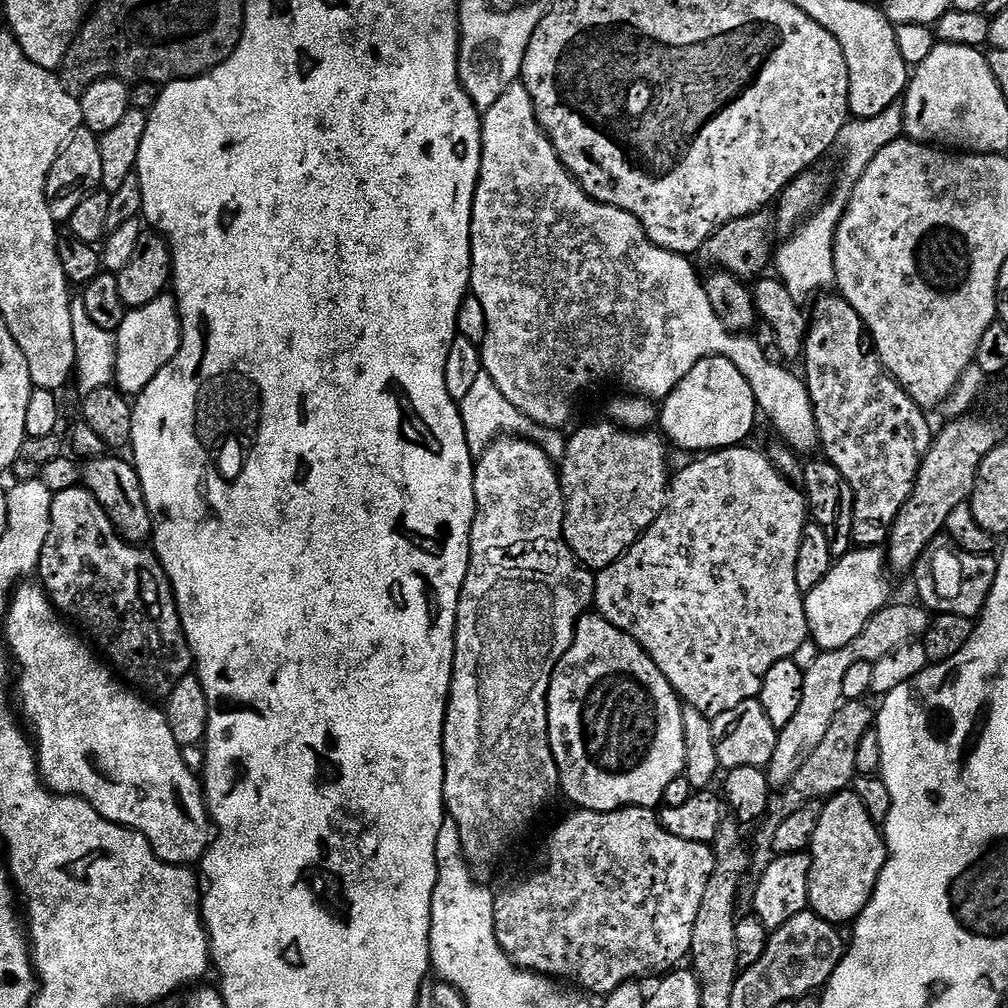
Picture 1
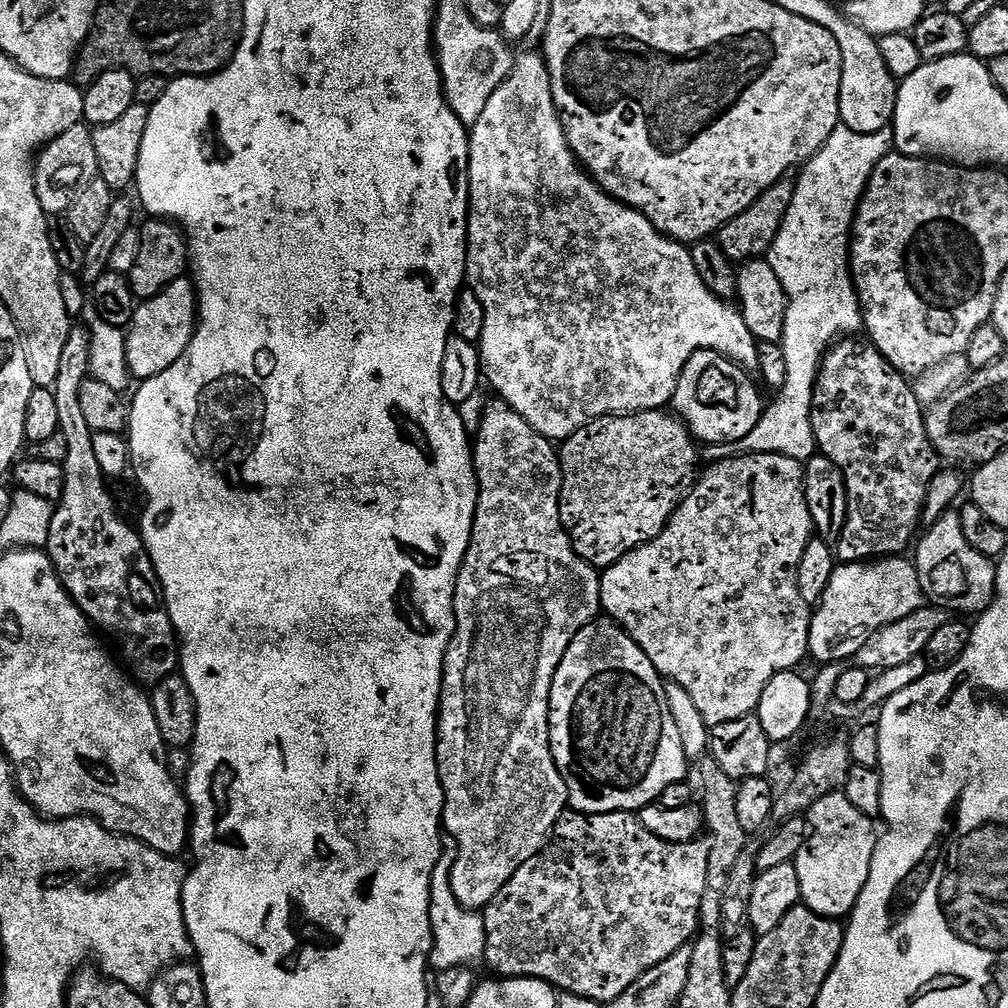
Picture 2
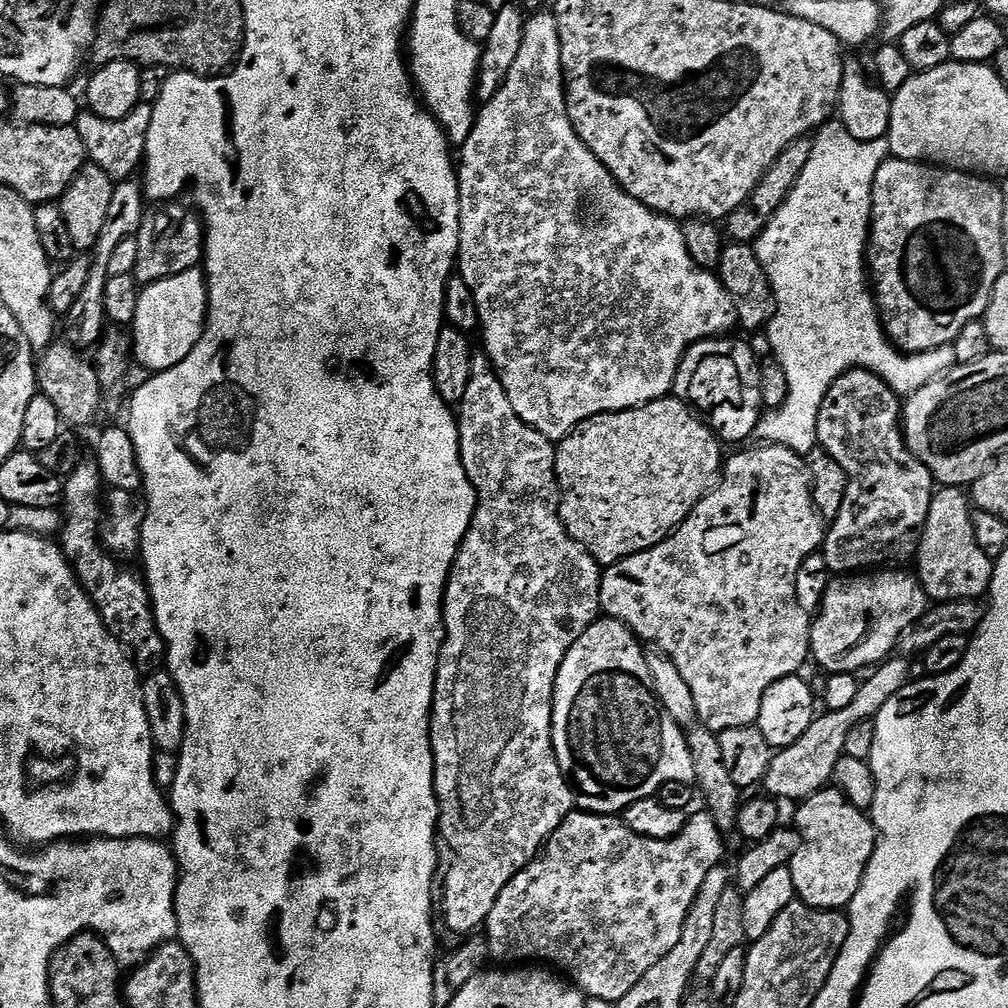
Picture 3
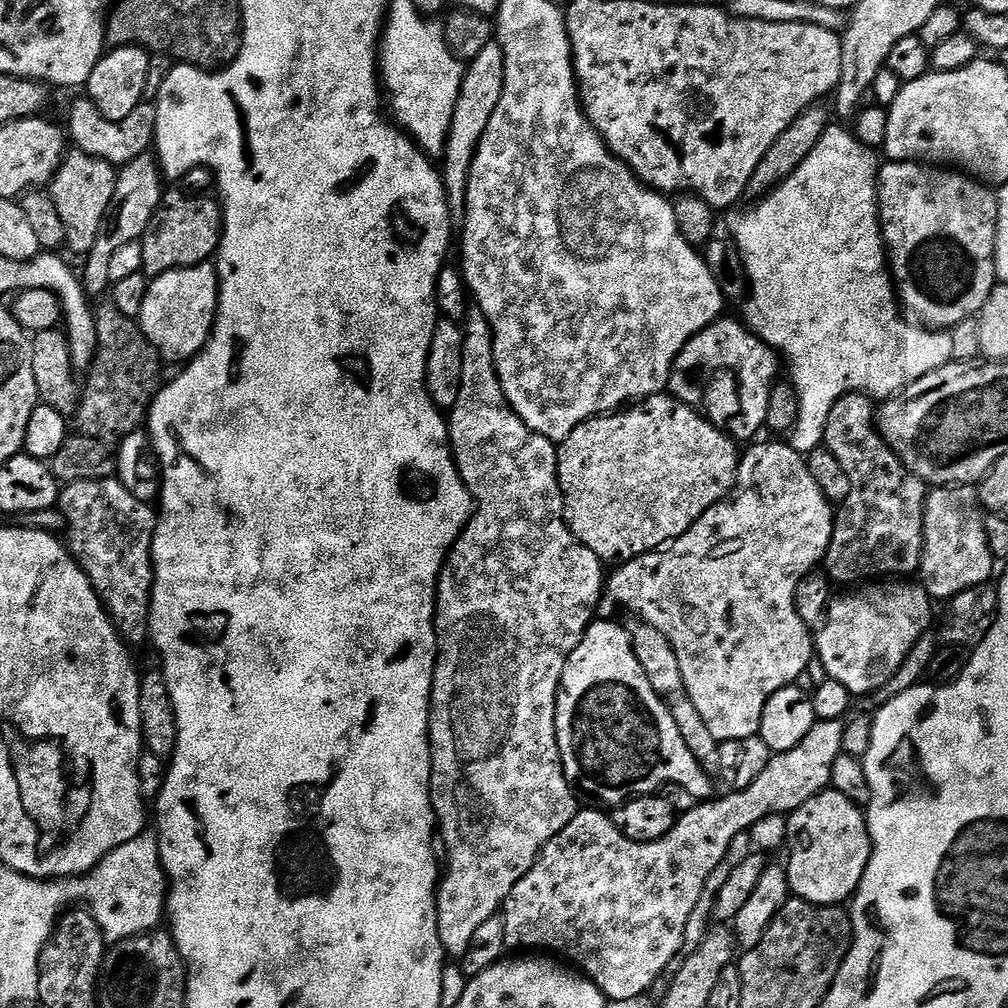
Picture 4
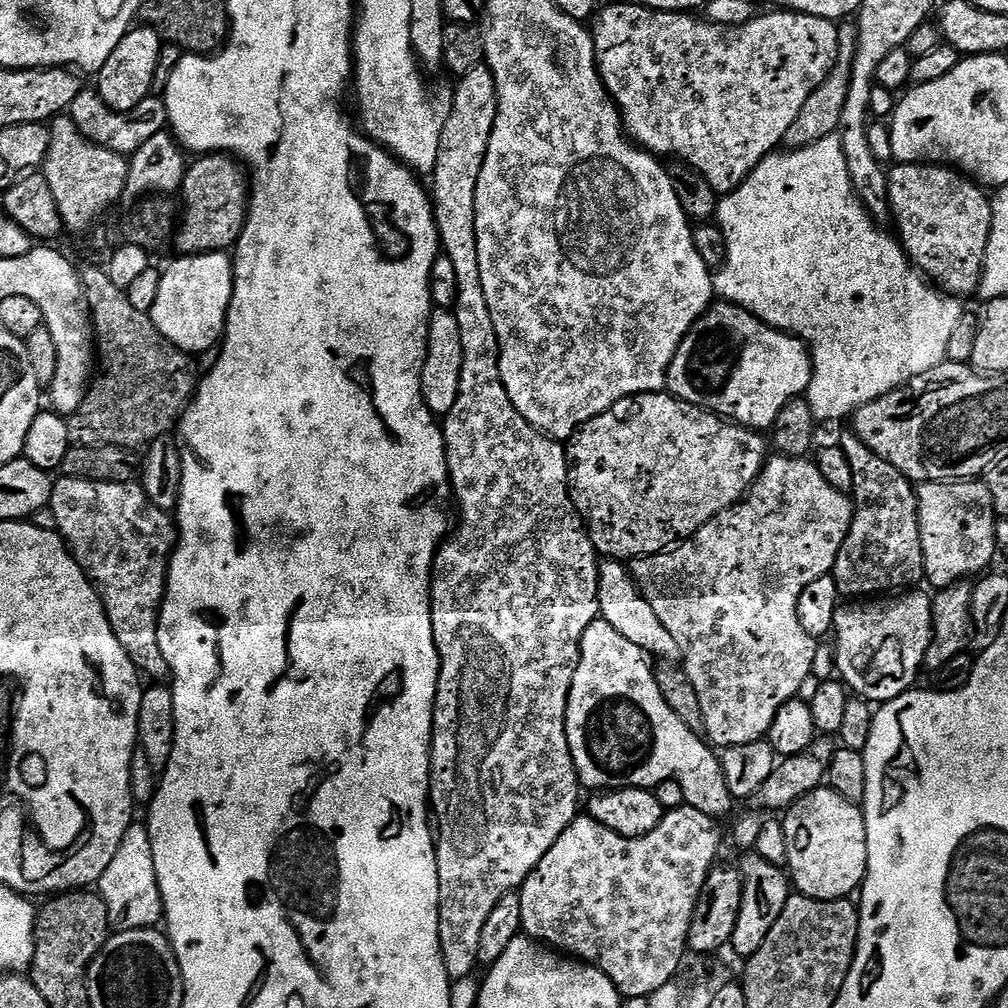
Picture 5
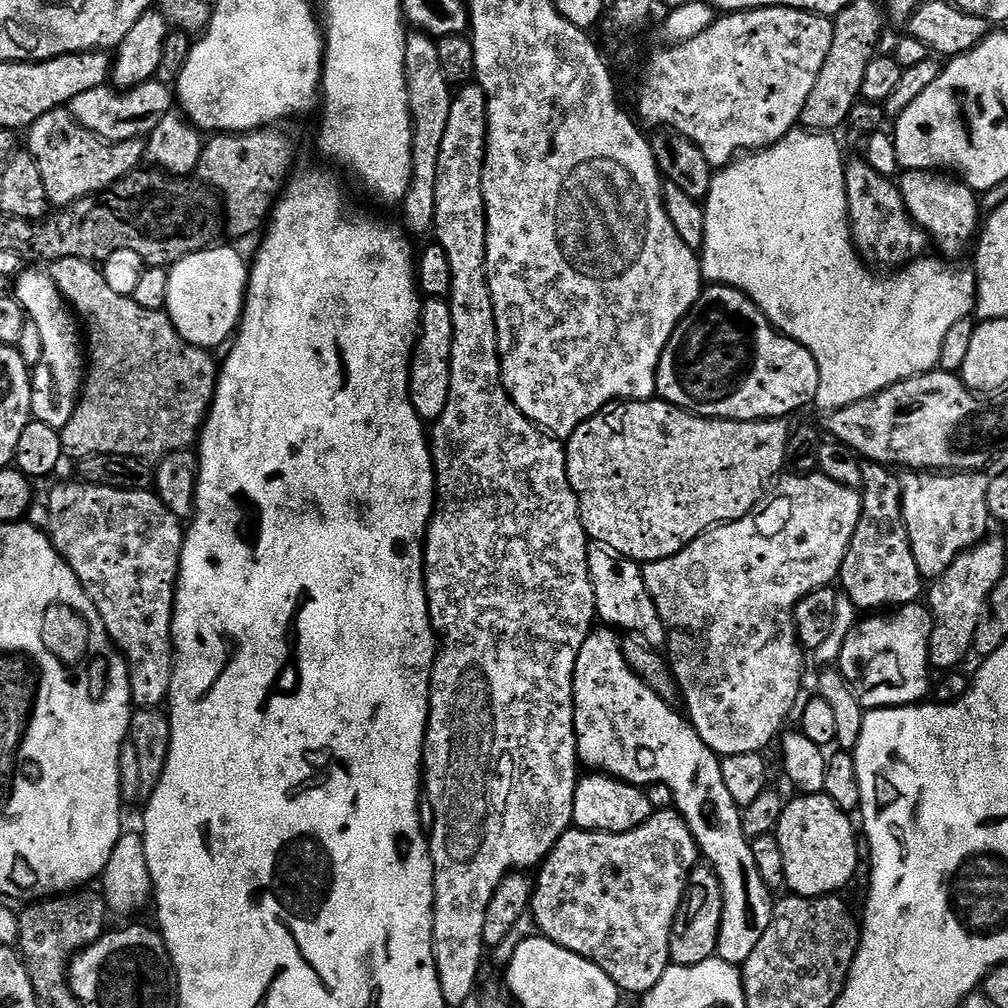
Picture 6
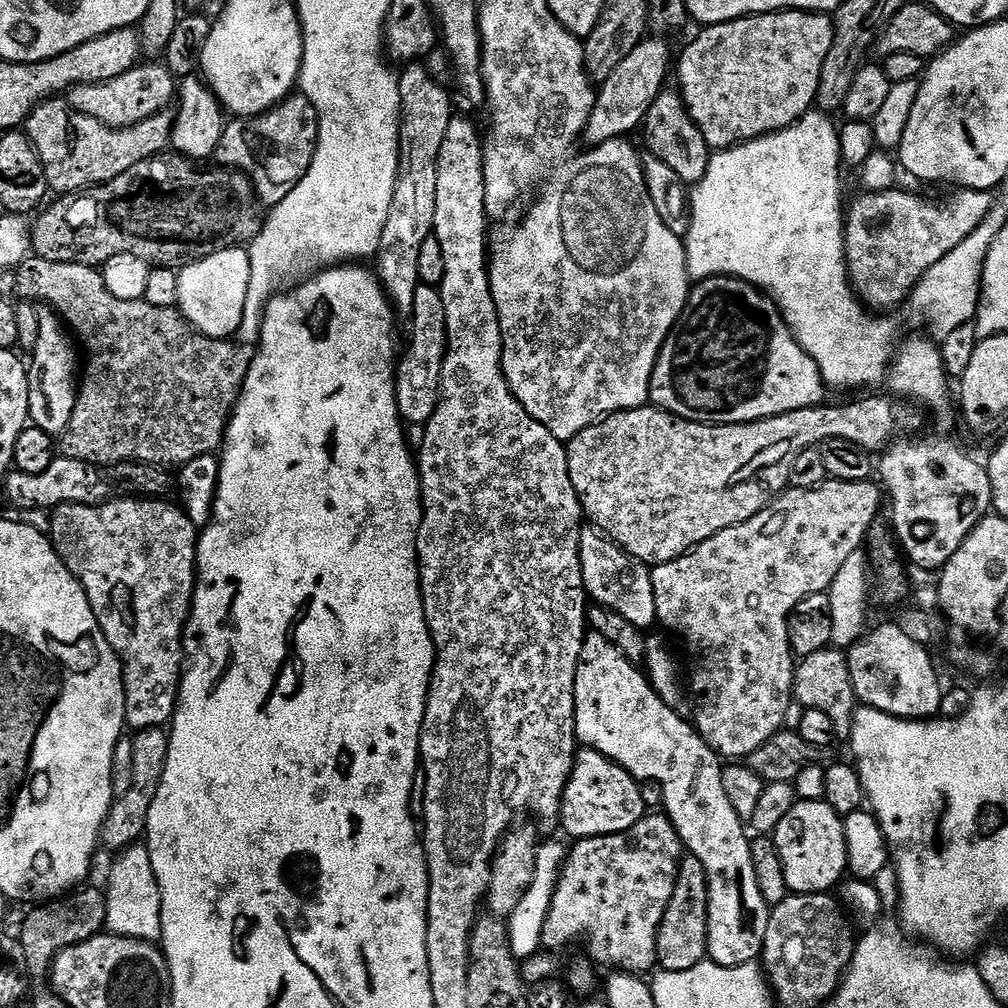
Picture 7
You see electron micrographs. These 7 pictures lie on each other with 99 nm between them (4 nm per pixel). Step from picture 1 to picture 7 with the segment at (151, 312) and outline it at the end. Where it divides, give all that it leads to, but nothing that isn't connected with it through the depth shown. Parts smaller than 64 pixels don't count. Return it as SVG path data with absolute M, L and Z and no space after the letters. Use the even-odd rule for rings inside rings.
M247 247L227 248L210 258L195 260L179 269L178 310L203 336L227 340L240 330L242 310L246 310L246 290L250 290L250 258Z

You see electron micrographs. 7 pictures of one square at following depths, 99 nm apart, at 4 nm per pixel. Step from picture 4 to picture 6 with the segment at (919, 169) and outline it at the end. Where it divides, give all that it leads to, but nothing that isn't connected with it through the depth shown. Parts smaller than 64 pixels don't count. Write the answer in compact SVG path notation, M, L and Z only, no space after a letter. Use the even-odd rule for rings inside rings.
M913 168L899 177L898 187L906 202L906 210L912 215L912 221L928 233L935 247L936 244L940 247L941 257L956 258L952 256L962 255L967 248L969 251L982 227L982 204L977 193L963 179L940 170Z

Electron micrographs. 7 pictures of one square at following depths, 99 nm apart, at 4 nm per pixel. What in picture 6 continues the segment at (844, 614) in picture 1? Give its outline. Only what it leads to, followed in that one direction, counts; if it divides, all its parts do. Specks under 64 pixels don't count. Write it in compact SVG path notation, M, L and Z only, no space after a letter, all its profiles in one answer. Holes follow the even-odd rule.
M917 602L914 604L905 604L899 610L892 610L887 613L888 616L885 620L864 620L860 624L860 628L853 627L850 635L844 640L844 651L842 653L842 671L844 677L848 679L848 683L852 685L853 690L856 692L857 698L860 699L861 704L864 705L865 709L871 710L874 708L901 708L904 704L915 704L923 701L924 696L929 695L930 684L928 688L928 643L930 642L930 634L932 633L932 622L931 619L926 618L926 608L923 603Z

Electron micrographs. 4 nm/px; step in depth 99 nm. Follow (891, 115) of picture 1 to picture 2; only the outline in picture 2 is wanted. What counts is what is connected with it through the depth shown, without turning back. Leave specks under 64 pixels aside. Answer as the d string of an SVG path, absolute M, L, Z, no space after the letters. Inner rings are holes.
M840 123L834 134L830 134L828 141L803 165L799 173L800 180L795 181L794 202L790 202L790 210L786 210L786 218L778 230L778 238L774 238L774 246L766 257L770 266L774 266L774 274L778 274L788 299L784 336L779 343L786 354L786 386L778 389L777 396L780 397L769 408L767 405L766 410L761 411L758 426L754 426L754 430L750 430L746 438L729 444L711 445L710 452L716 455L717 461L731 460L734 456L778 454L806 462L811 456L817 455L816 435L812 429L812 390L816 386L816 375L819 374L820 366L833 344L841 338L855 337L859 333L856 331L864 328L864 312L860 308L860 299L850 267L852 223L856 221L860 199L864 196L878 162L889 156L893 148L891 127L878 130L874 134L858 134Z

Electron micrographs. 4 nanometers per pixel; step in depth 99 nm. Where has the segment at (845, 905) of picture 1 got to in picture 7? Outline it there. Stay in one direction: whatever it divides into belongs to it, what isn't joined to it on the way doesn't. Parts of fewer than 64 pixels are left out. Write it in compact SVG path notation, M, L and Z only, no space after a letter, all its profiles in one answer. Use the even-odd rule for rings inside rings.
M800 800L778 822L774 833L776 849L784 863L789 893L831 893L845 879L848 872L844 821L823 800Z

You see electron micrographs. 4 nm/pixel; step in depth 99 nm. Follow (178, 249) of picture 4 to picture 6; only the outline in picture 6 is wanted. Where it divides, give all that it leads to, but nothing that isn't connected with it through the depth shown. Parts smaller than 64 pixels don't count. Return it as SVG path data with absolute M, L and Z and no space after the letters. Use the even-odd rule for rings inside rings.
M269 126L257 128L255 132L213 135L205 143L202 154L198 158L195 175L218 193L222 201L223 227L227 235L229 232L236 240L242 239L243 236L252 236L256 231L259 233L267 225L272 209L275 208L277 200L280 199L293 175L292 159L296 156L296 148L292 145L291 138L282 129L283 127L280 126Z

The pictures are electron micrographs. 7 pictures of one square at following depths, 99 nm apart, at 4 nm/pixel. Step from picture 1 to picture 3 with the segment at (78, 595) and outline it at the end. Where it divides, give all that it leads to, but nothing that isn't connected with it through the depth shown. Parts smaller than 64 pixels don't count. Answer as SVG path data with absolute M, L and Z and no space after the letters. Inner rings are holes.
M135 179L122 180L116 184L114 198L110 198L110 210L106 214L106 223L102 225L102 238L98 238L94 255L91 257L90 279L86 282L85 288L82 289L82 294L78 294L74 306L70 306L70 310L66 313L66 320L68 320L66 340L77 350L95 349L106 331L104 299L106 298L110 258L114 258L114 250L118 250L118 246L122 246L122 242L133 239L142 226L146 215L144 204L146 205L146 193ZM82 462L75 468L62 484L62 504L68 507L68 516L63 521L62 527L58 533L58 543L64 550L64 557L72 565L76 579L84 588L85 592L96 605L104 625L108 631L124 645L125 649L134 657L135 663L140 666L144 664L156 664L165 659L166 649L162 634L156 628L156 616L152 613L152 598L148 594L147 583L139 575L136 576L130 569L120 569L115 559L106 551L100 542L99 531L102 523L102 496L100 500L100 488L102 481L100 479L100 467L94 462Z

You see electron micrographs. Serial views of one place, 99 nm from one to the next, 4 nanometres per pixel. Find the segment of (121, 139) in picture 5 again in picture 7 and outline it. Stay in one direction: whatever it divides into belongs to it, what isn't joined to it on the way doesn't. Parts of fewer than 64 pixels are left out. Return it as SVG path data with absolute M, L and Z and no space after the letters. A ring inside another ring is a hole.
M141 62L130 69L122 78L110 78L101 84L80 84L66 94L68 105L78 114L98 118L111 128L129 128L146 118L154 118L158 113L173 107L178 96L178 80L162 62Z

